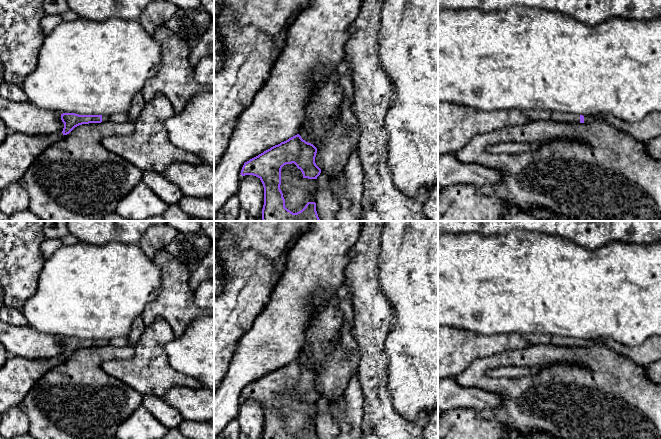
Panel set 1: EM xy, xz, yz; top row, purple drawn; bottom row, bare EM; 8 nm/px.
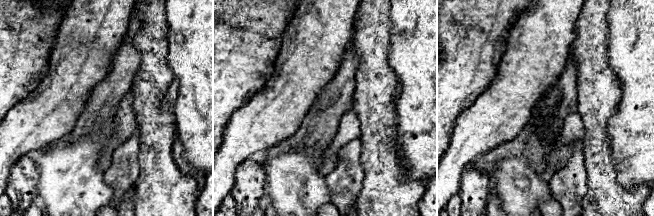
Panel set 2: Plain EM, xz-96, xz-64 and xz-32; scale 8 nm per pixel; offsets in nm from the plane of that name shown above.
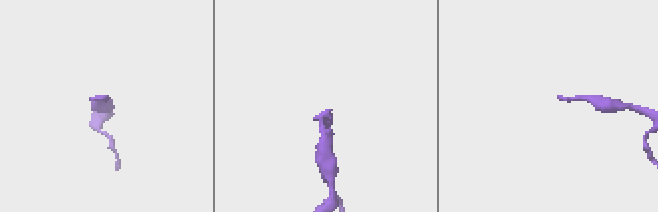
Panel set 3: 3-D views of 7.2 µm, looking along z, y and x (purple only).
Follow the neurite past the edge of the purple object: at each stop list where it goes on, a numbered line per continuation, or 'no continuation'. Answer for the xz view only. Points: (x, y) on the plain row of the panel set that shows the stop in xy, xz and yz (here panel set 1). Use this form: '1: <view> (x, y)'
no continuation

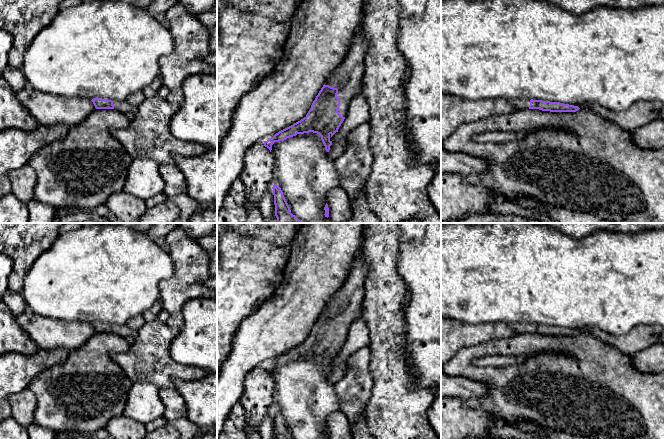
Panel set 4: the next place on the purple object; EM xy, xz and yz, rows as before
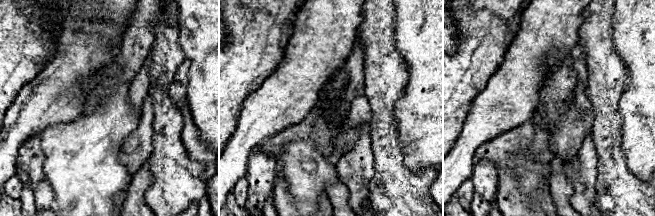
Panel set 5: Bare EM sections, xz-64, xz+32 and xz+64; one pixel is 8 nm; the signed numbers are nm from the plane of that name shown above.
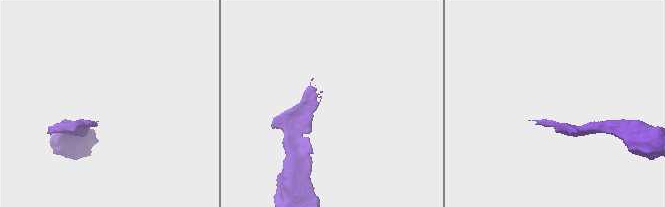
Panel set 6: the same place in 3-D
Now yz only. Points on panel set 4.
1: yz (519, 327)

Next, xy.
1: xy (124, 331)

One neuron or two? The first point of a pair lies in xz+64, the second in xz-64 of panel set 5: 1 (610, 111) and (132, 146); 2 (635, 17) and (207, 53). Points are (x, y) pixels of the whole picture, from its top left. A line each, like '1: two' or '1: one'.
1: two
2: one

